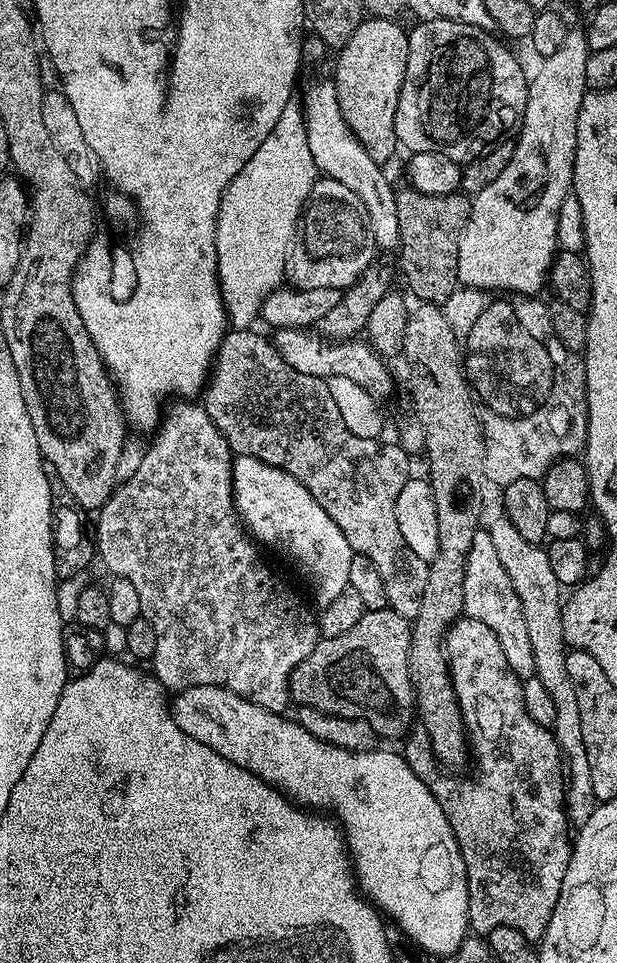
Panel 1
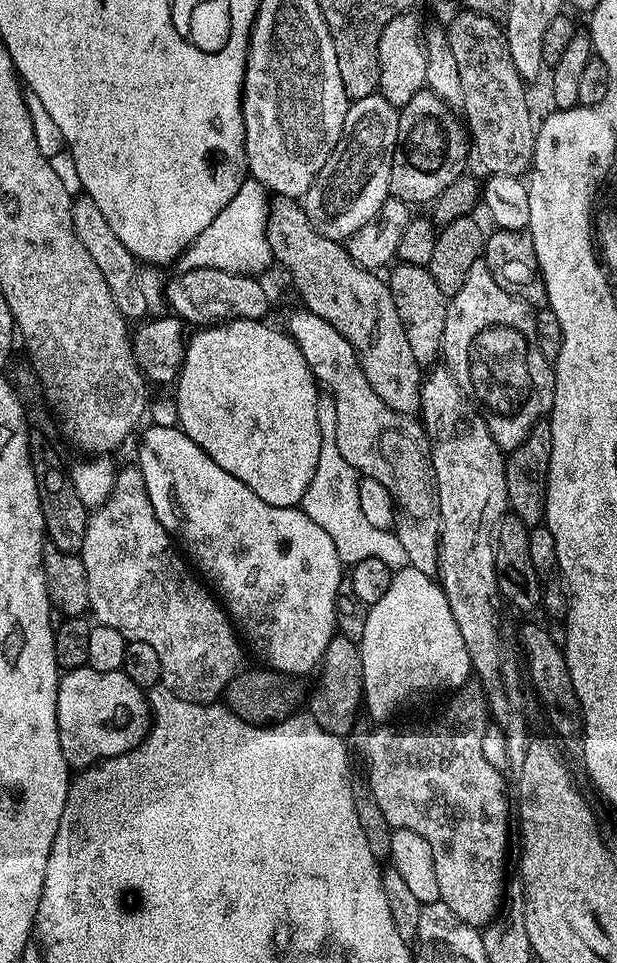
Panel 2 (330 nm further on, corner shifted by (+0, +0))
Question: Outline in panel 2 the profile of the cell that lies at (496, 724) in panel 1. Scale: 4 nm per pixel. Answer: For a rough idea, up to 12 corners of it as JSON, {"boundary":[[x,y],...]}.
{"boundary":[[465,686],[363,759],[393,830],[426,838],[439,903],[493,919],[508,848],[488,703]]}

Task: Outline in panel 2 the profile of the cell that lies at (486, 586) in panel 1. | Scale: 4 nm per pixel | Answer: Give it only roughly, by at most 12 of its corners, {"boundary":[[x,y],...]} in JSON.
{"boundary":[[318,314],[286,331],[336,411],[342,458],[392,491],[411,567],[435,577],[440,507],[423,423],[390,410]]}

